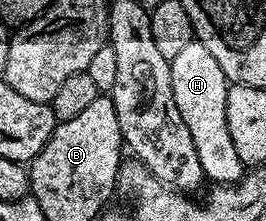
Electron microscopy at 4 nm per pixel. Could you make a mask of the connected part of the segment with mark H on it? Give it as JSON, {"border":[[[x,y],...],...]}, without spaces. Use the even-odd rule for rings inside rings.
{"border":[[[195,39],[186,43],[178,55],[174,55],[169,69],[174,101],[194,139],[194,148],[198,151],[205,178],[216,185],[235,185],[244,176],[246,166],[238,159],[238,151],[234,151],[234,143],[230,140],[230,127],[226,127],[228,77],[222,67],[218,67],[214,55],[210,55],[210,51],[206,51],[206,47]]]}

